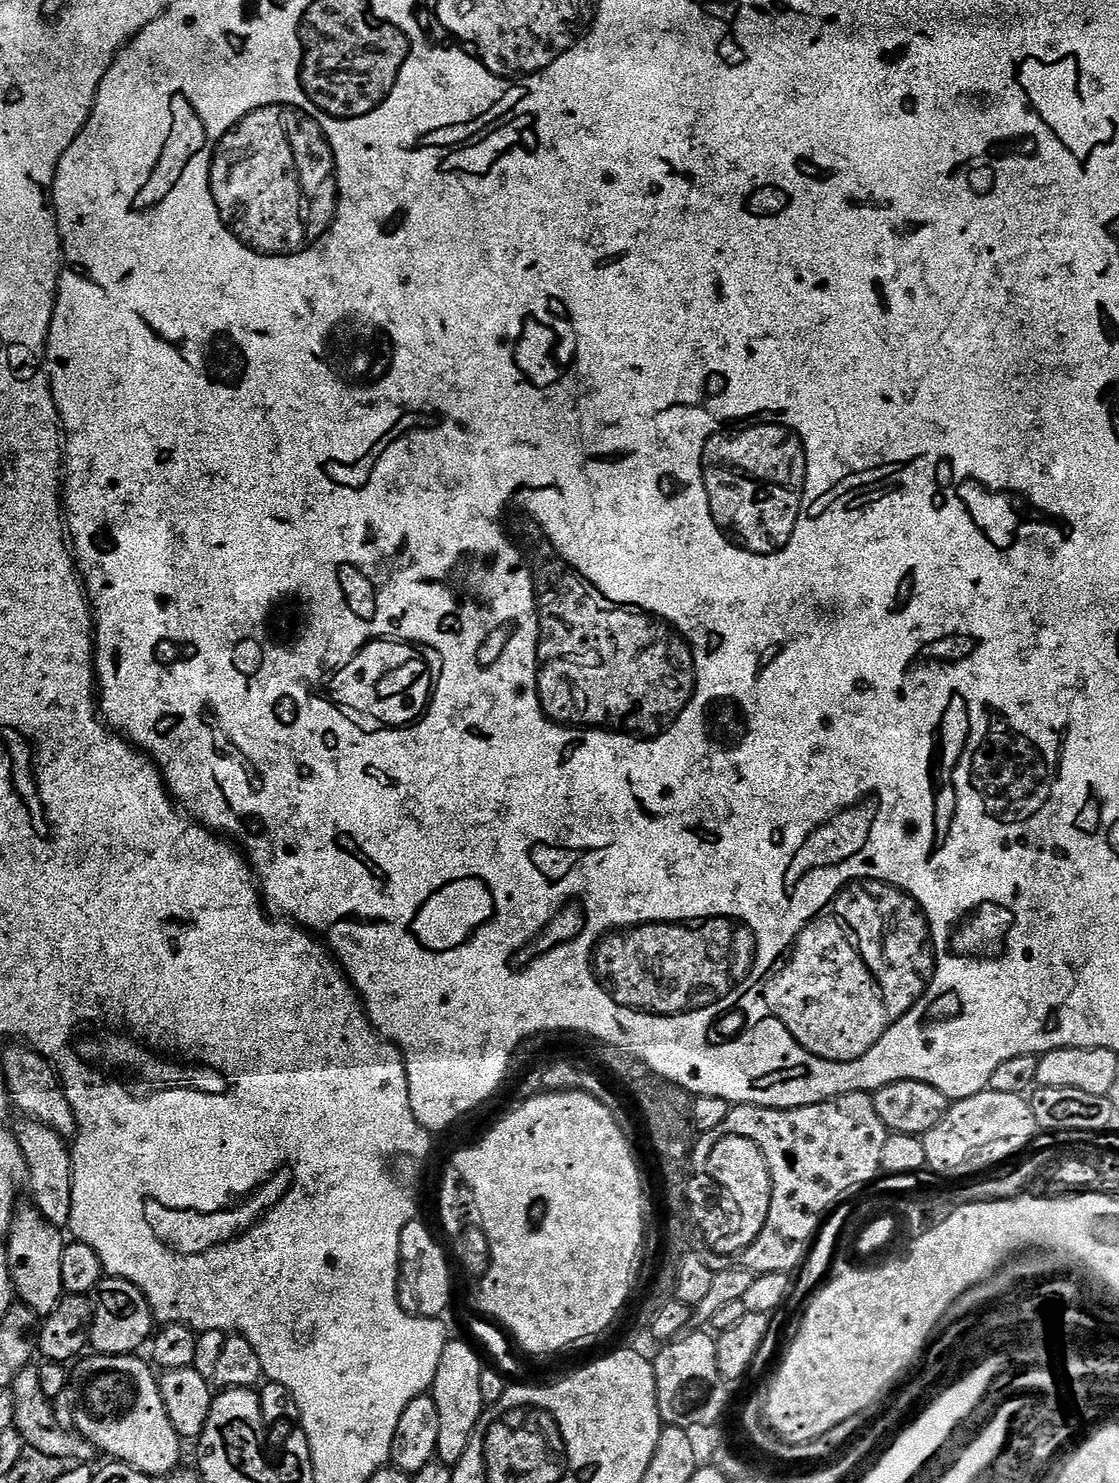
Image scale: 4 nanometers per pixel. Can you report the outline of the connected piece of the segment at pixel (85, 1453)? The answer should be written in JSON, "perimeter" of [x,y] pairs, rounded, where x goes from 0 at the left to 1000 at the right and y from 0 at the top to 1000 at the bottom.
{"perimeter":[[[35,922],[21,922],[13,929],[9,941],[13,948],[11,960],[24,976],[58,986],[82,986],[79,984],[87,984],[86,976],[80,971],[76,971],[74,968],[51,959],[47,945],[41,940],[38,940]]]}

